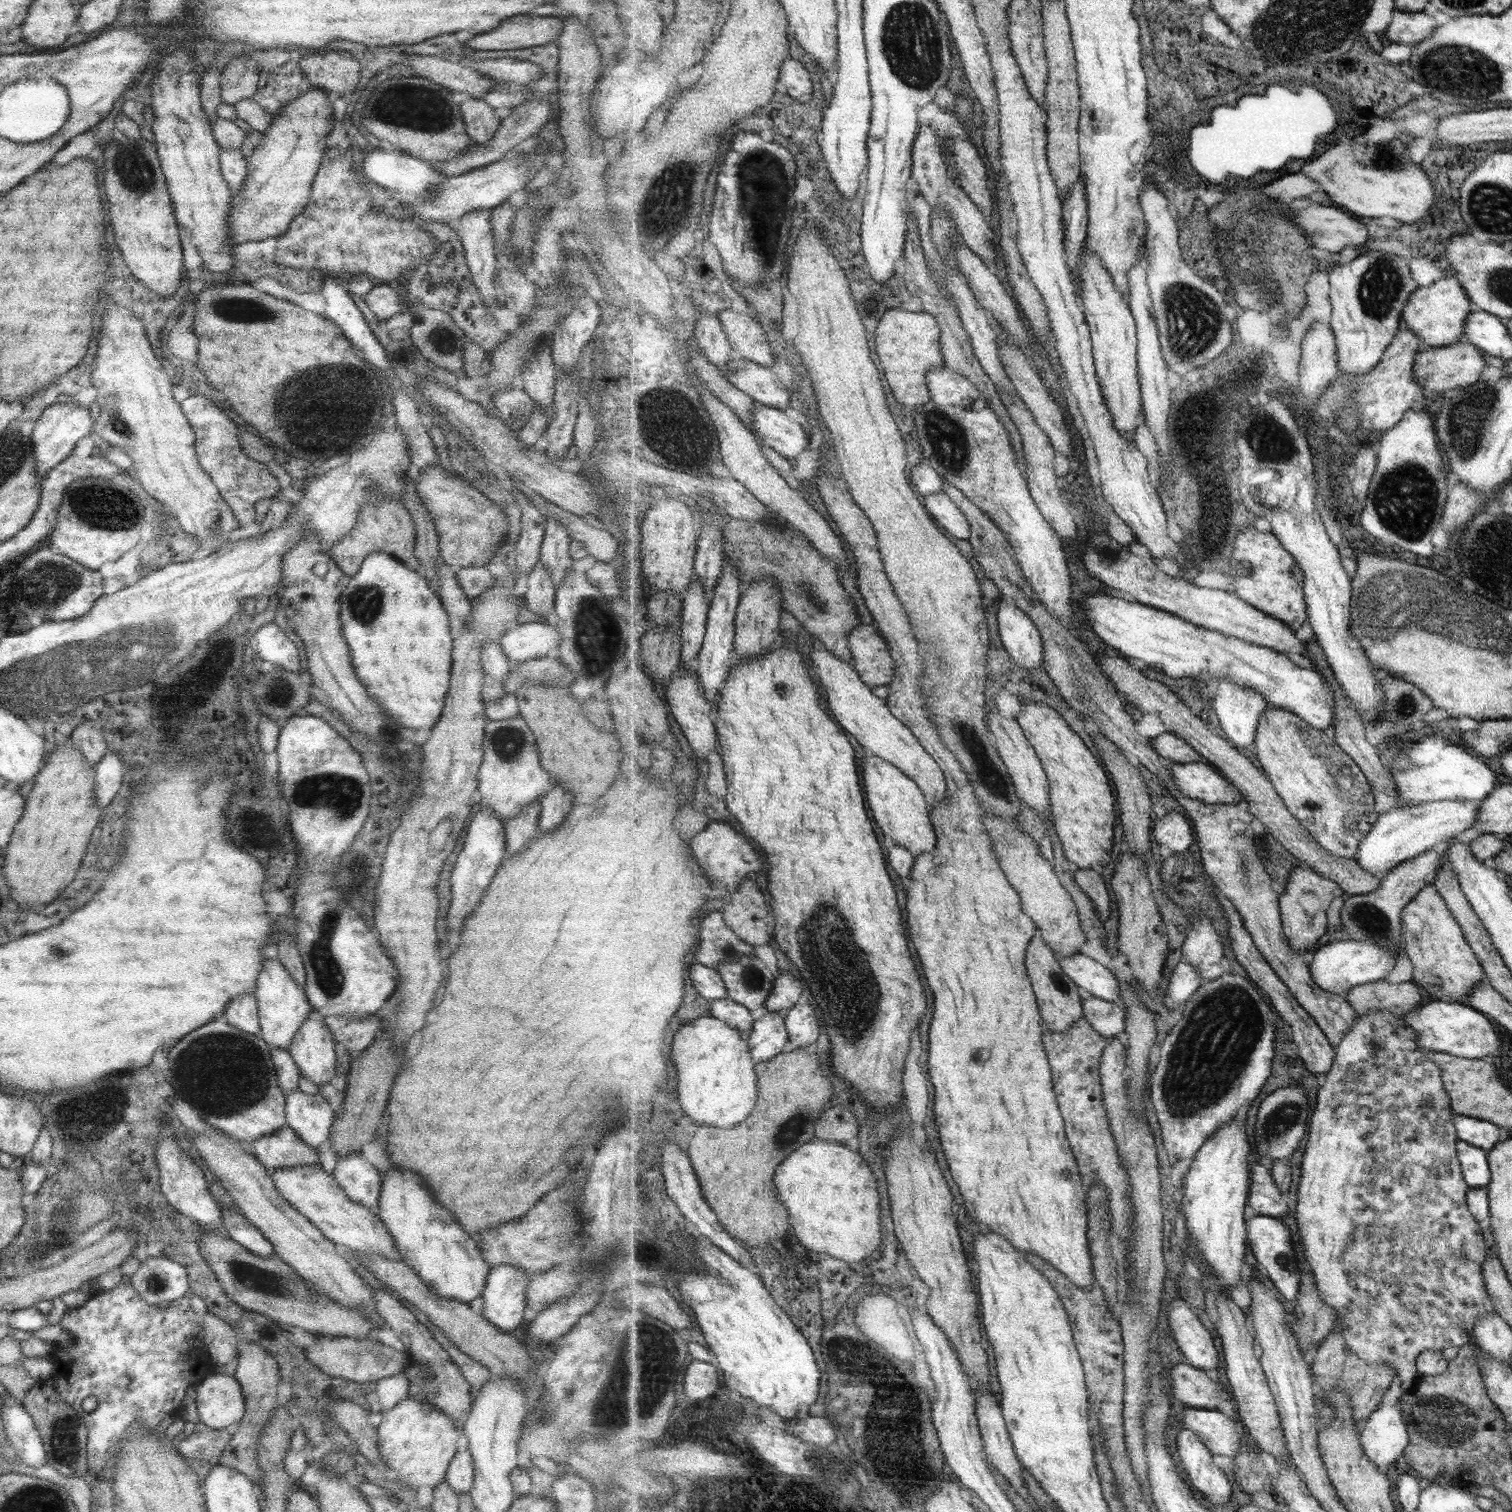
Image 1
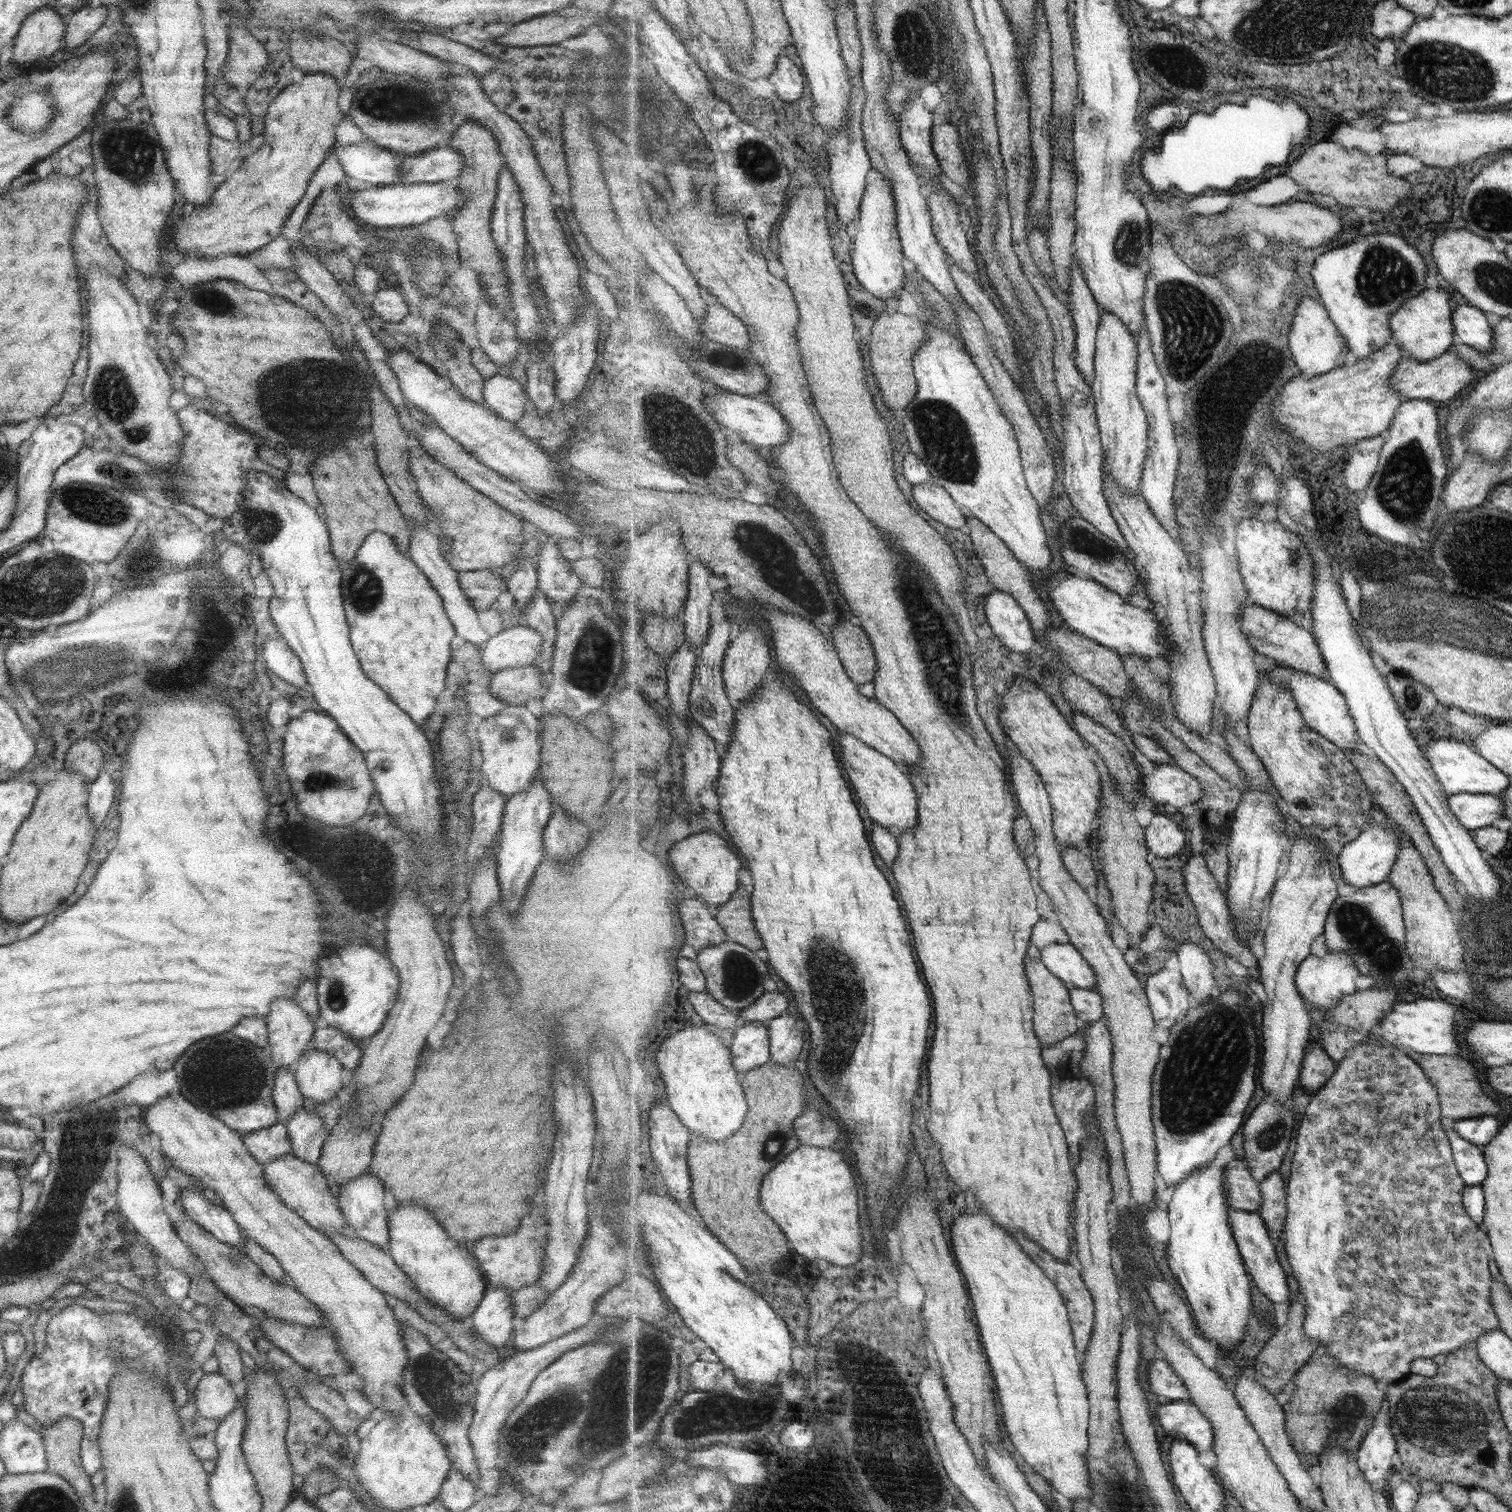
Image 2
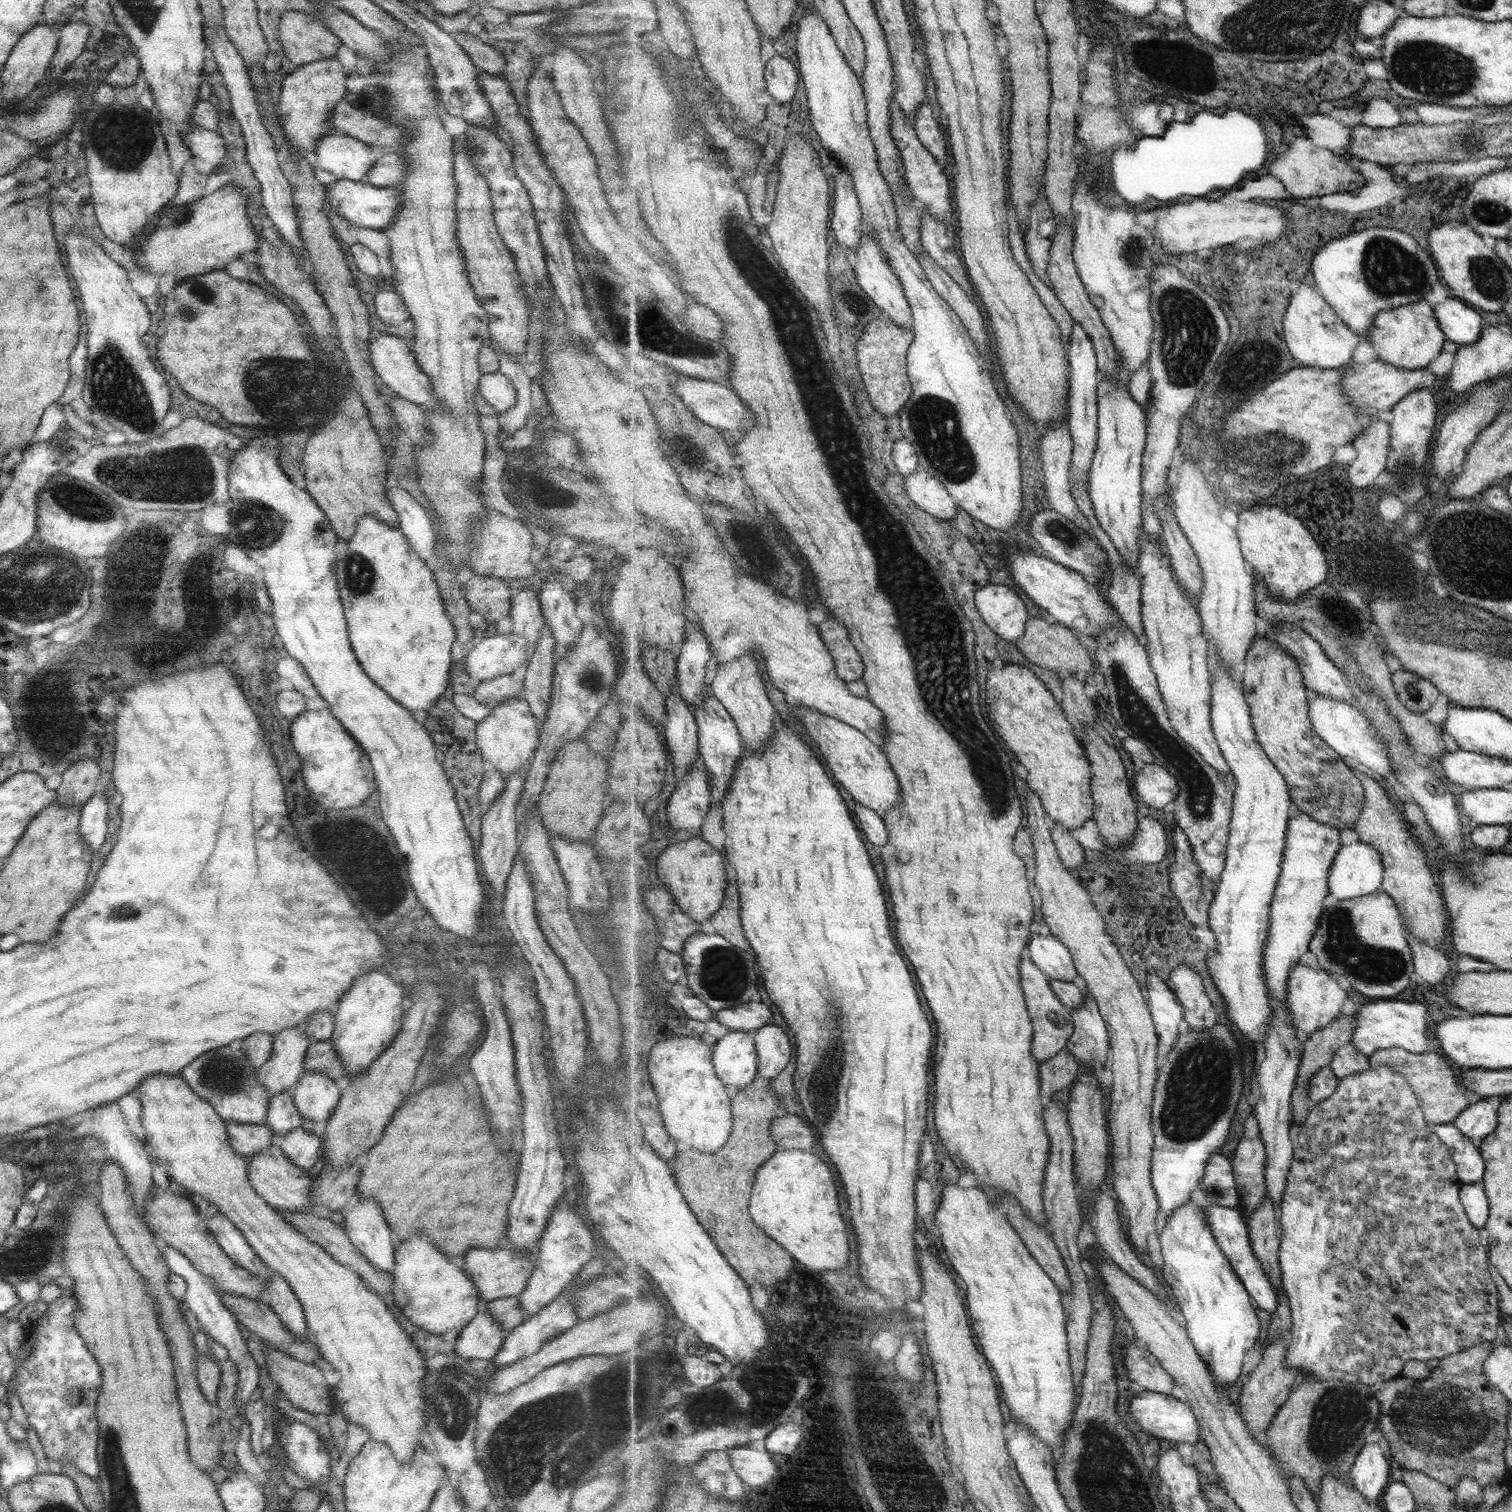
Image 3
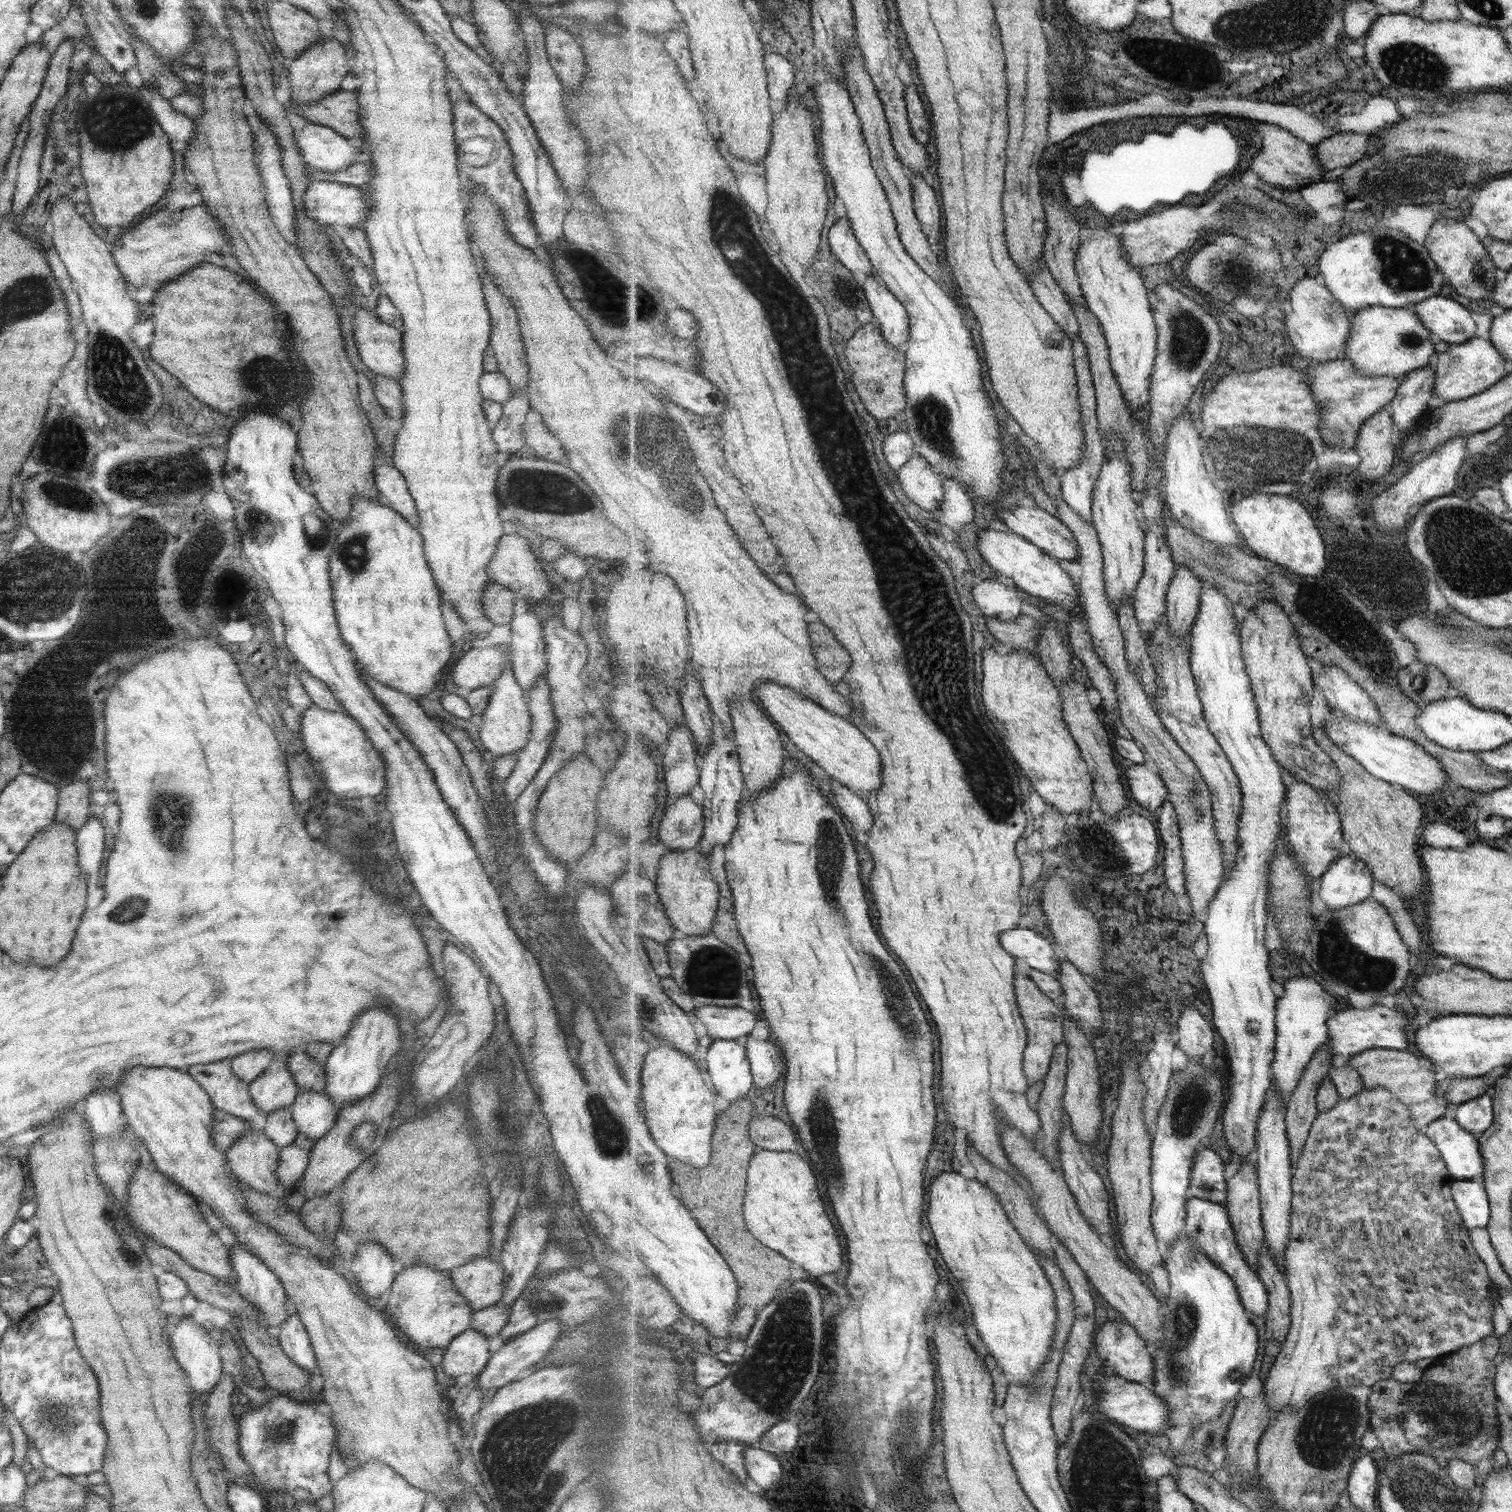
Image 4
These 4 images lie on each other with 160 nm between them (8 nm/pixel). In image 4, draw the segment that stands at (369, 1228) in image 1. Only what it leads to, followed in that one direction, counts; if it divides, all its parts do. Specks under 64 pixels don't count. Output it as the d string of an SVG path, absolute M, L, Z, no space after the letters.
M251 1123L251 1128L247 1129L242 1135L239 1135L227 1150L224 1150L223 1156L229 1172L236 1178L237 1182L246 1184L255 1192L268 1194L272 1197L283 1199L283 1190L278 1185L275 1169L278 1161L278 1150L273 1142L269 1140L261 1126L258 1123Z

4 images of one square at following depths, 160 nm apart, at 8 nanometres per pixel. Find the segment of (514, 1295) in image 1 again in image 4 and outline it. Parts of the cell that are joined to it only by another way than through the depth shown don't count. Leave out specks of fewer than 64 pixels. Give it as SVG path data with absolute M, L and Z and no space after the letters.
M468 1328L455 1336L444 1348L441 1368L444 1375L451 1378L461 1374L476 1378L488 1356L487 1339L480 1332Z

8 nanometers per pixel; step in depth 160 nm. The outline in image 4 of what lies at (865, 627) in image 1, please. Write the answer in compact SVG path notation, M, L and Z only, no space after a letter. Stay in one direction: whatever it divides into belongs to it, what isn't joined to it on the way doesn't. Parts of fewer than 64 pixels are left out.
M820 621L809 624L809 632L817 668L829 682L842 681L853 664L851 653L835 638L829 626Z

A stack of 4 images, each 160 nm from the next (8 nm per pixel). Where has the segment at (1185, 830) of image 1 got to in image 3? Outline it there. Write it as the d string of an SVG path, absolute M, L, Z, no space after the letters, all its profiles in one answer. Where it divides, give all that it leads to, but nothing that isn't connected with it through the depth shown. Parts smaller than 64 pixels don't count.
M1149 815L1138 820L1139 828L1122 854L1129 866L1161 862L1171 848L1171 837L1165 826Z

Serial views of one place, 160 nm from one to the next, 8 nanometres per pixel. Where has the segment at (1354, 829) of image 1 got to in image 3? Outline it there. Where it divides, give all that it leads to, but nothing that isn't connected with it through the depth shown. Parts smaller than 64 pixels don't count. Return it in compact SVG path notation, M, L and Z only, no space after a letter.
M1261 633L1254 638L1248 656L1243 662L1240 680L1243 681L1244 693L1251 706L1257 738L1288 782L1294 804L1298 809L1312 814L1318 821L1332 824L1339 830L1351 829L1364 809L1366 792L1363 783L1357 778L1352 768L1343 762L1342 756L1333 750L1333 747L1329 746L1329 743L1325 742L1325 739L1322 739L1313 728L1310 716L1311 691L1305 682L1297 659L1277 641Z

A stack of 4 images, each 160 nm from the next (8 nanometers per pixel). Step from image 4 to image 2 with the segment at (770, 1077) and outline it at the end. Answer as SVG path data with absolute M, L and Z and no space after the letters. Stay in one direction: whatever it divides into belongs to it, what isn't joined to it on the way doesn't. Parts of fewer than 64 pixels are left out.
M789 1013L770 1022L771 1062L790 1064L799 1058L807 1036L810 1036L801 1026L801 1020Z

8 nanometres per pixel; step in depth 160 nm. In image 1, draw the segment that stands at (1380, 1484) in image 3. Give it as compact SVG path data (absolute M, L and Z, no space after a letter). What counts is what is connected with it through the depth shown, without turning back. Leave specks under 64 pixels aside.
M1400 1399L1395 1404L1384 1404L1367 1418L1361 1432L1365 1455L1379 1468L1391 1466L1409 1446L1409 1429L1401 1414Z

